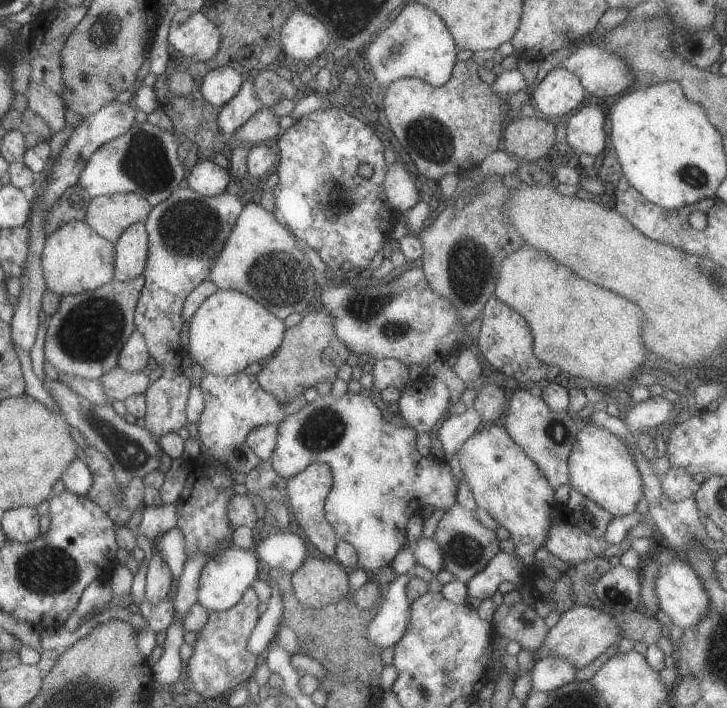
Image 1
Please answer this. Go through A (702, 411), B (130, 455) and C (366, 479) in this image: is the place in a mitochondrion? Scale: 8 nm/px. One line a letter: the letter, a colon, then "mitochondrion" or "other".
A: other
B: mitochondrion
C: other

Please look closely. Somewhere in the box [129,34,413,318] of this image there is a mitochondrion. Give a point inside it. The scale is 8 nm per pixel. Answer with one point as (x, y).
(190, 226)

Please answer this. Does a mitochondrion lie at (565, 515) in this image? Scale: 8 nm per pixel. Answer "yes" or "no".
no

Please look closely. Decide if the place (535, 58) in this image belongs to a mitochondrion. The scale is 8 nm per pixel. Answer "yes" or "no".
no

